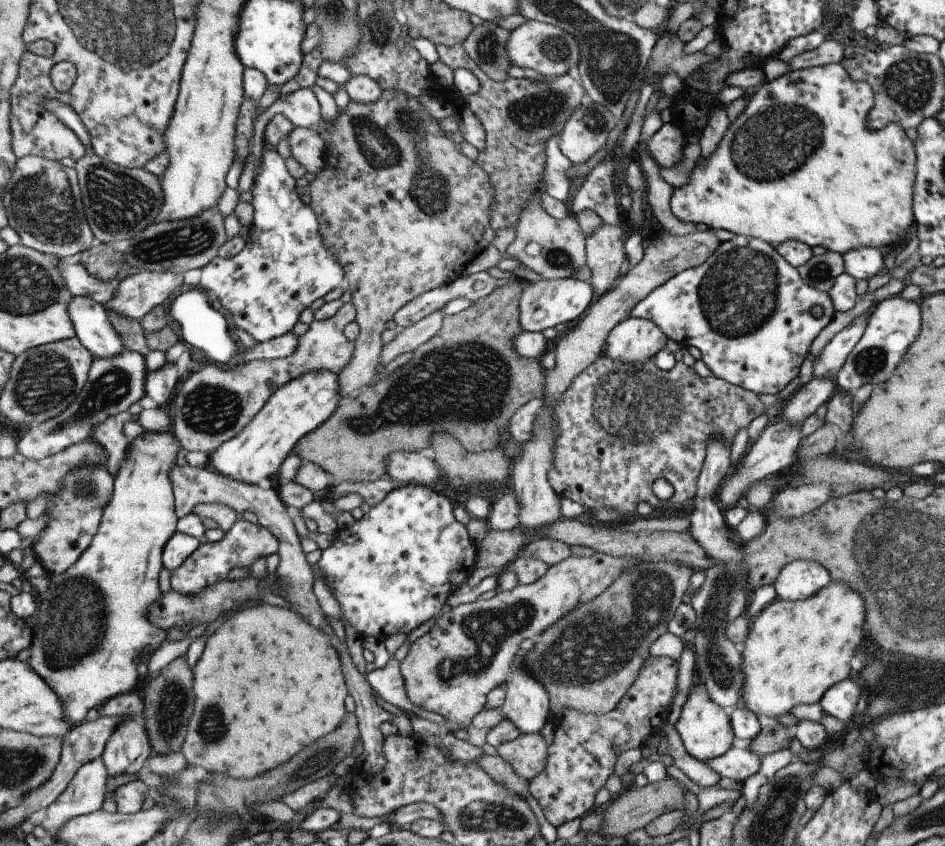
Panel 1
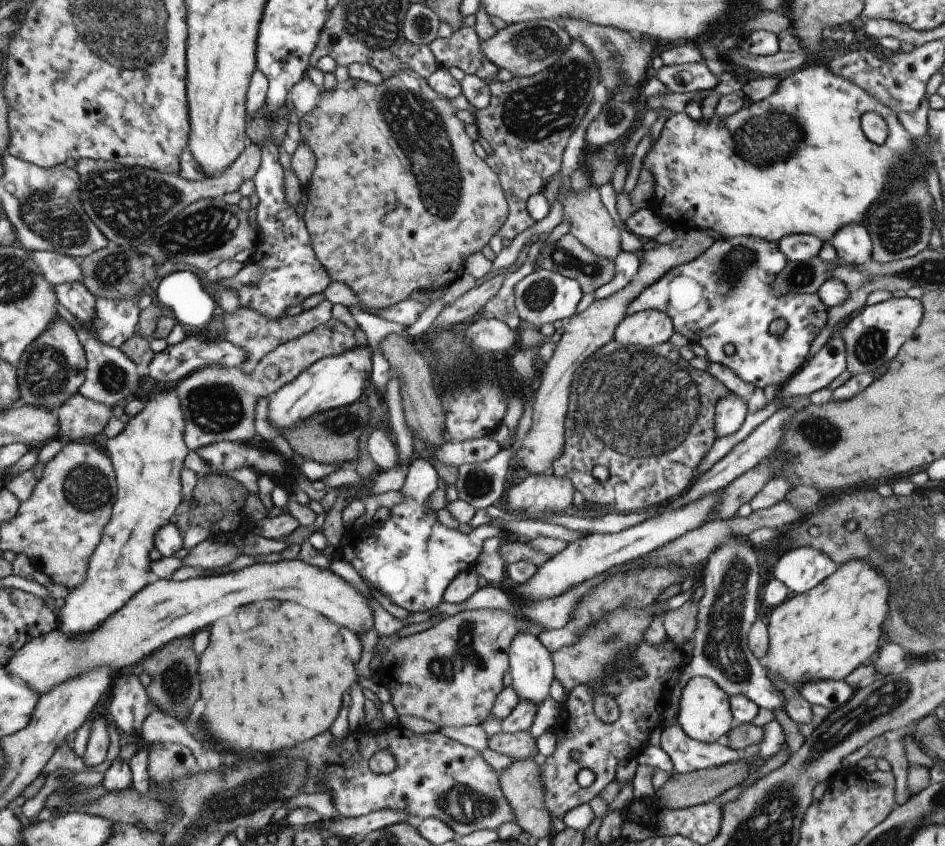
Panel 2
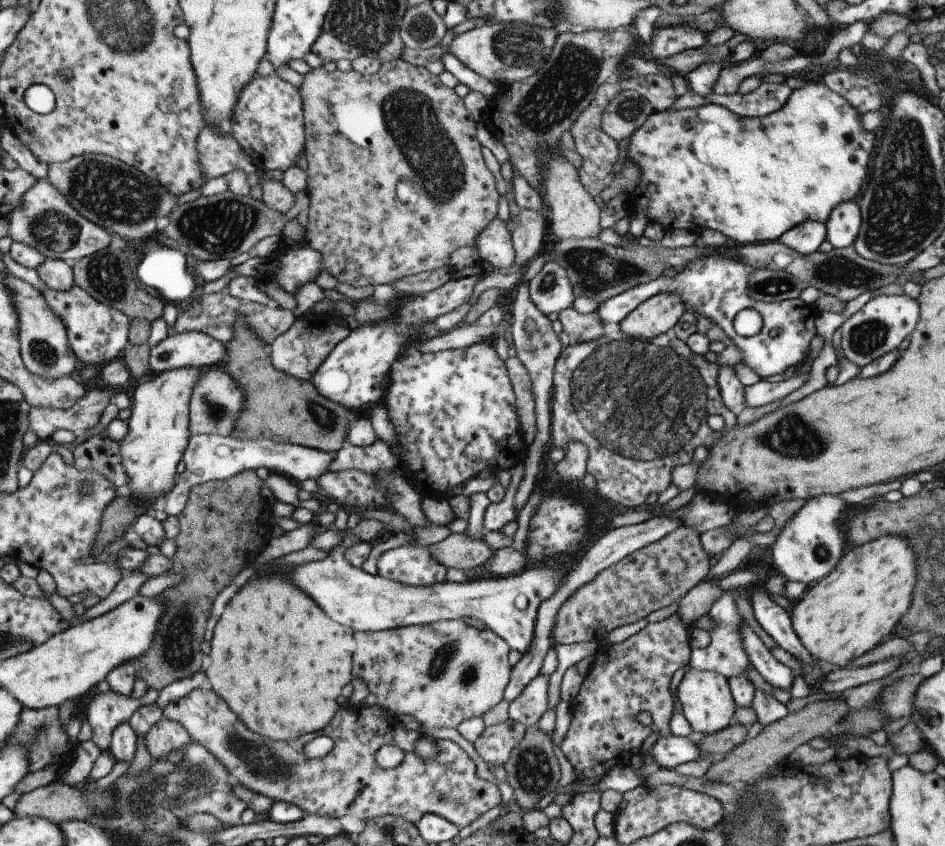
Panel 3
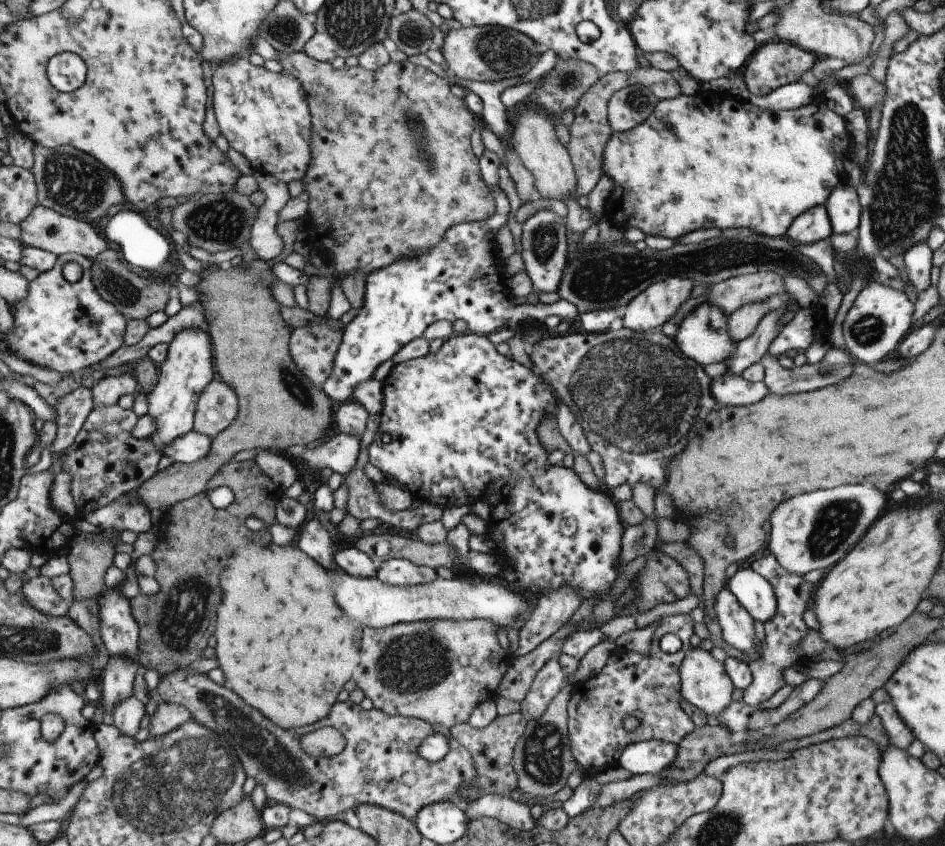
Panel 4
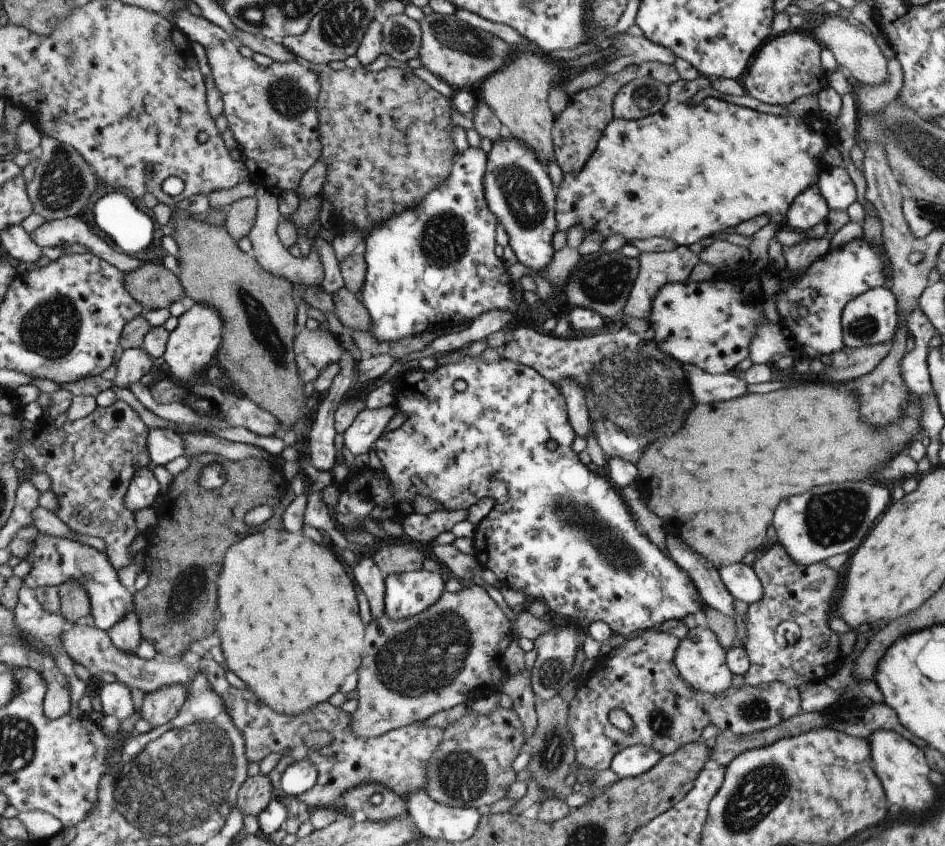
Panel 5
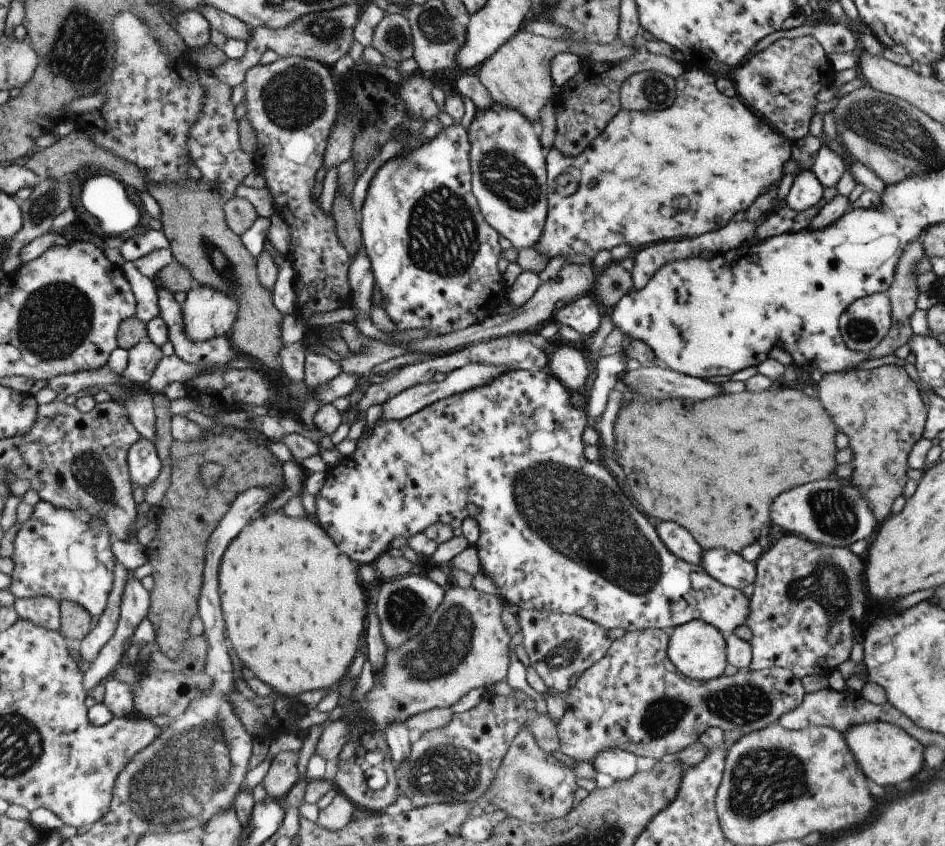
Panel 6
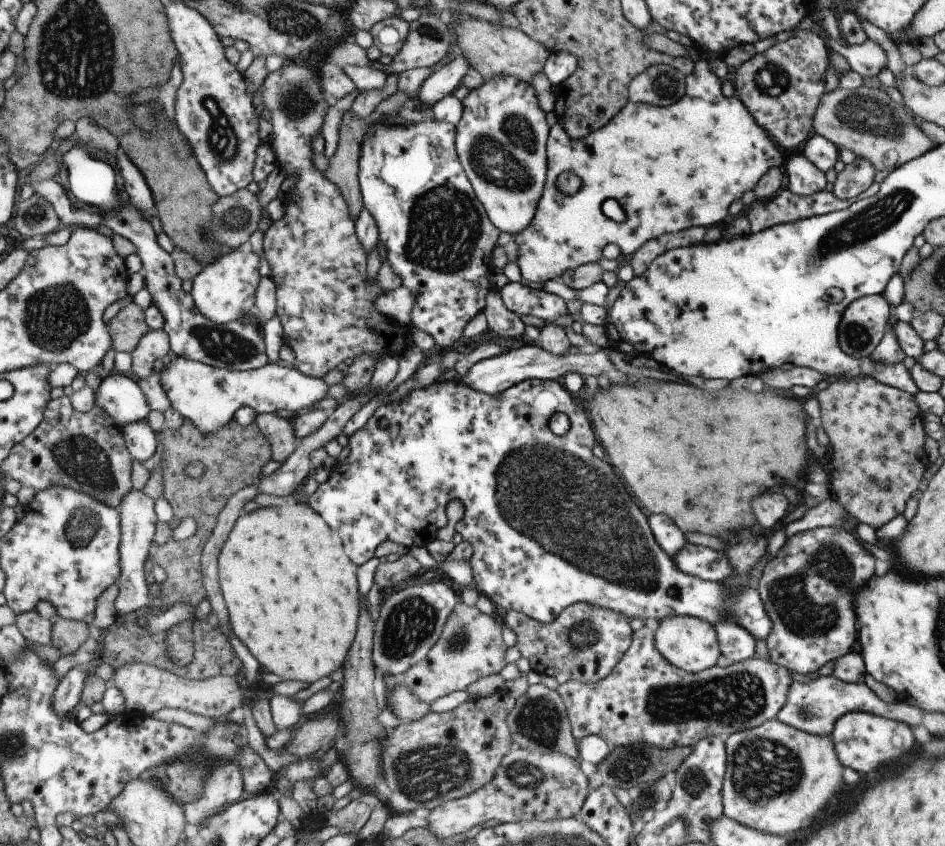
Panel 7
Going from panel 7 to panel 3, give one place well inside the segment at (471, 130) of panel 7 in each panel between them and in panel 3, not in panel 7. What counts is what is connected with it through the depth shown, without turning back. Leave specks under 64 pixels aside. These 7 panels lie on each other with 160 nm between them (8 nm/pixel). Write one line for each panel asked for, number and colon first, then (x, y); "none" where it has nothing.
3: (550, 291)
4: (545, 248)
5: (518, 192)
6: (508, 178)

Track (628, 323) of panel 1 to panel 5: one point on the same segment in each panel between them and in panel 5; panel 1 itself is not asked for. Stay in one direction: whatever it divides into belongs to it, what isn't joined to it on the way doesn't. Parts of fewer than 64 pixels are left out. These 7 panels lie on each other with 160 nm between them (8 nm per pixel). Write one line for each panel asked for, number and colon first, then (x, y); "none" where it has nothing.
2: (647, 328)
3: (656, 315)
4: (649, 310)
5: (655, 268)

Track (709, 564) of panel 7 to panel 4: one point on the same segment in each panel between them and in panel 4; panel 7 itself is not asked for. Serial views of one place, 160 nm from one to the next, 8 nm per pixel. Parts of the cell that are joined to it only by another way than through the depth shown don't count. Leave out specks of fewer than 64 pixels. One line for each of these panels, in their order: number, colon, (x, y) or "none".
4: (753, 594)
5: (738, 579)
6: (729, 569)

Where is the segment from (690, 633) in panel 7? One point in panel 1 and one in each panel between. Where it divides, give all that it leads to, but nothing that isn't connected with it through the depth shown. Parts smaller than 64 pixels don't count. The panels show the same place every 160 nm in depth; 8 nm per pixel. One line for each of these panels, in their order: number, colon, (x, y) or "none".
1: (705, 731)
2: (704, 714)
3: (707, 705)
4: (703, 683)
5: (700, 661)
6: (697, 650)

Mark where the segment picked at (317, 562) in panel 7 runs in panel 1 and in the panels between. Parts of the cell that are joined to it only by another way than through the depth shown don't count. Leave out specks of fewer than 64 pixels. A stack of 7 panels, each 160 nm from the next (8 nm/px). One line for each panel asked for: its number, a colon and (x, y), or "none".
1: (269, 683)
2: (289, 687)
3: (282, 662)
4: (281, 633)
5: (289, 618)
6: (296, 606)

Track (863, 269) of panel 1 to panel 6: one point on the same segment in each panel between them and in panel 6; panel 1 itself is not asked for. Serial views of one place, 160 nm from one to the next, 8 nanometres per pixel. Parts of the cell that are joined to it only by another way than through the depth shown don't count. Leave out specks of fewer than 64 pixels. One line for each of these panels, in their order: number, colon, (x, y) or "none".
2: (851, 243)
3: (842, 225)
4: (842, 207)
5: (838, 191)
6: (826, 166)

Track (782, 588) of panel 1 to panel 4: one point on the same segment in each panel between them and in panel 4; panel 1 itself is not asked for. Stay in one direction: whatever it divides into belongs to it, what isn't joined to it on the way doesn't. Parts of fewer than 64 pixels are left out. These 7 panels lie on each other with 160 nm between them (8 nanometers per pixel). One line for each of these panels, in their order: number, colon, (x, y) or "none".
2: (800, 568)
3: (809, 544)
4: (813, 531)

